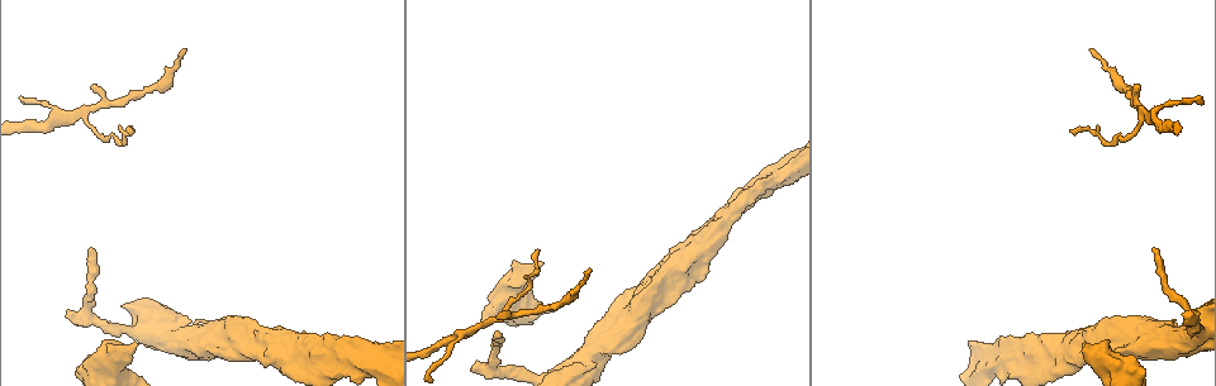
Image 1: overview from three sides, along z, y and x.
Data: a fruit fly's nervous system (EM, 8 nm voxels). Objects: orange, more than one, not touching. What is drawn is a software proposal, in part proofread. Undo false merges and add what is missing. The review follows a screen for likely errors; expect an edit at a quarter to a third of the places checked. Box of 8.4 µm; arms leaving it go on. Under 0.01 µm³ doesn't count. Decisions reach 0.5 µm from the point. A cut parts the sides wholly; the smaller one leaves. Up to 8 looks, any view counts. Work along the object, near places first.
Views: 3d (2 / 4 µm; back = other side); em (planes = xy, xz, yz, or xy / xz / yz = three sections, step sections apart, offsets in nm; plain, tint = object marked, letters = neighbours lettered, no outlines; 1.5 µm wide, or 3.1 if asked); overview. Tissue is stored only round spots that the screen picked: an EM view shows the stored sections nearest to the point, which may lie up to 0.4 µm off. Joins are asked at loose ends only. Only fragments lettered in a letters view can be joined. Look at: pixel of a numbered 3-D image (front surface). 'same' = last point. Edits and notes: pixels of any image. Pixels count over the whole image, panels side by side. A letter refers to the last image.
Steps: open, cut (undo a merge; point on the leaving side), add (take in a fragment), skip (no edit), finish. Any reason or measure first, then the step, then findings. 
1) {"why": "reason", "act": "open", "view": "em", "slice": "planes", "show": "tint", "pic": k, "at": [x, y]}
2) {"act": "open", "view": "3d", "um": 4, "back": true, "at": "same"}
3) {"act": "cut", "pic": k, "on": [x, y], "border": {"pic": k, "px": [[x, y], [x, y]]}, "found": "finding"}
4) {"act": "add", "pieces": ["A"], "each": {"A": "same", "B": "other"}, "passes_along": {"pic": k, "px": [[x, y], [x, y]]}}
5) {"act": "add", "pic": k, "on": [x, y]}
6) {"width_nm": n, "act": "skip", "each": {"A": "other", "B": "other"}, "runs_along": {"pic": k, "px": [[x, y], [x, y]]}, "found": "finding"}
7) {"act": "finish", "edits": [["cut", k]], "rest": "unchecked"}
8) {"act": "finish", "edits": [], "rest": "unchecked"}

{"why": "thick end", "act": "open", "view": "em", "slice": "planes", "show": "tint", "pic": 1, "at": [135, 345]}

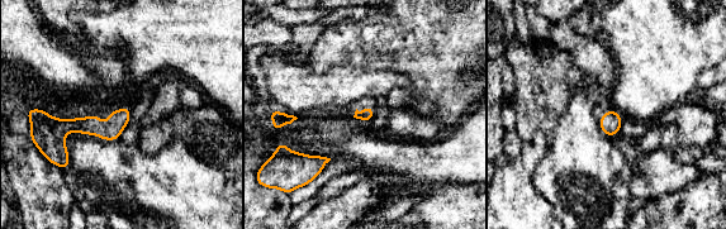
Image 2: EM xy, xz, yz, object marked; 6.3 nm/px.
{"why": "see the neighbours", "act": "open", "view": "em", "slice": "planes", "show": "letters", "at": "same"}

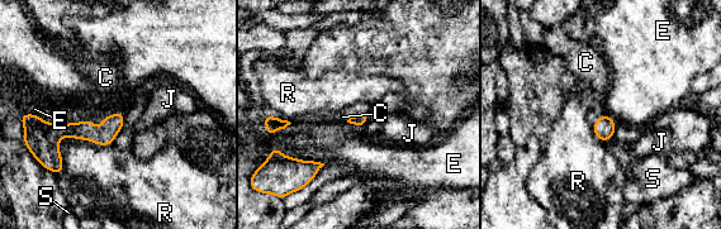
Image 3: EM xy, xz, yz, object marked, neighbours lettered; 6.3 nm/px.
{"act": "add", "pic": 3, "on": [105, 77], "each": {"C": "same", "E": "other", "J": "other", "R": "other", "S": "other"}, "passes_along": {"pic": 3, "px": [[110, 125], [105, 117], [105, 77]]}, "found": "the neuron continues"}

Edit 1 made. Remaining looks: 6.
{"why": "branch stops here", "act": "open", "view": "em", "slice": "planes", "show": "letters", "pic": 1, "at": [1190, 313]}

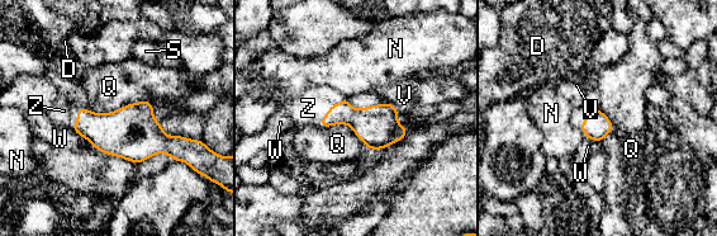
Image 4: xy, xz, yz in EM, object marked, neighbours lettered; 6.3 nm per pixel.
{"act": "add", "pic": 4, "on": [307, 108], "each": {"D": "other", "N": "other", "Q": "other", "S": "other", "V": "other", "W": "other", "Z": "same"}, "found": "it goes on there"}

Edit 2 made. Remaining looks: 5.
{"act": "open", "view": "overview"}

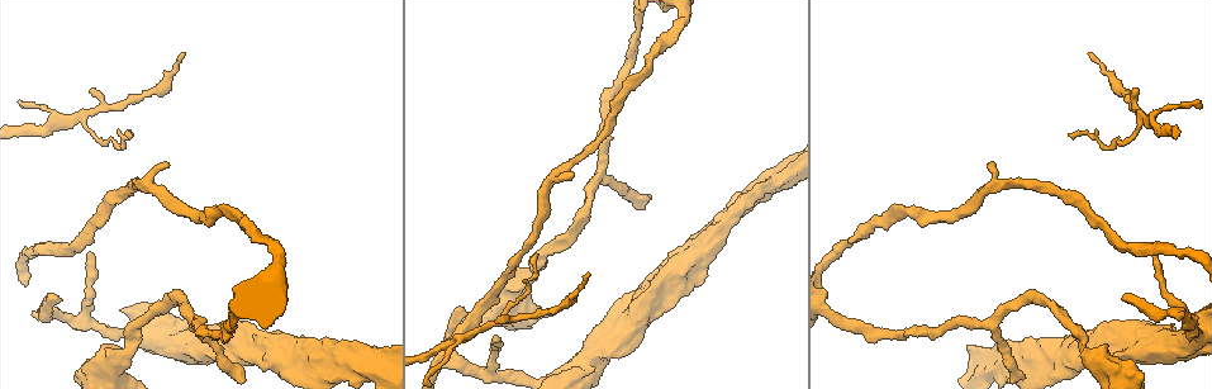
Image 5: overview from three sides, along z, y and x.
{"why": "two arms in line, one across", "act": "open", "view": "em", "slice": "xy", "step": 8, "show": "letters", "pic": 5, "at": [492, 326]}

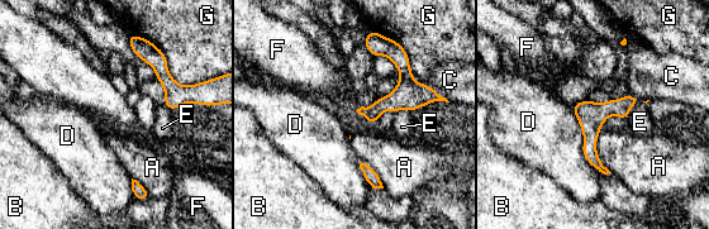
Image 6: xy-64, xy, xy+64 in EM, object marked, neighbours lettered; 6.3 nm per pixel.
{"width_nm": 100, "act": "skip", "each": {"A": "other", "B": "other", "C": "other", "D": "other", "E": "other", "F": "other", "G": "other"}, "runs_along": {"pic": 6, "px": [[371, 39], [401, 63], [427, 100]]}, "found": "all the same neuron"}

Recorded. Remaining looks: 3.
{"act": "finish", "edits": [["add", 3], ["add", 4]], "rest": "unchecked"}

